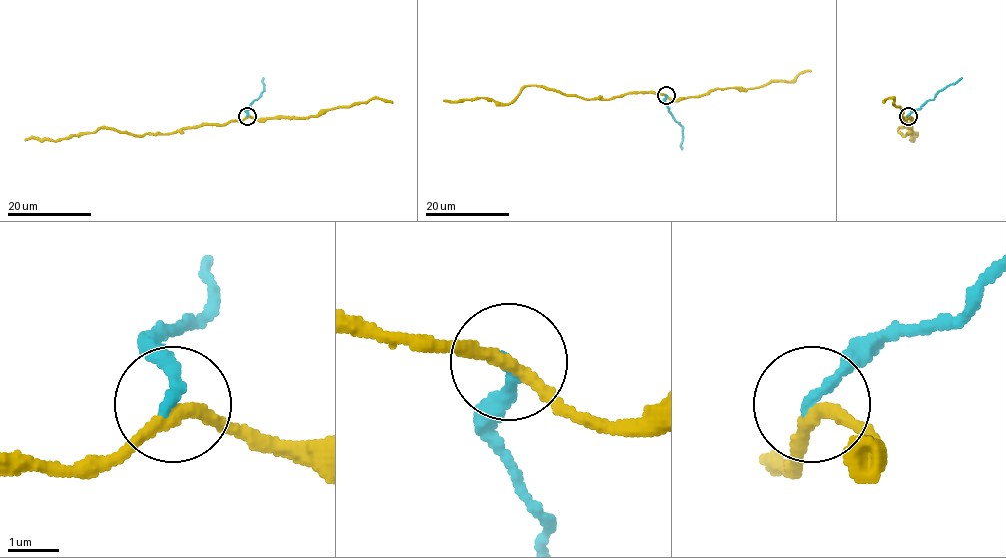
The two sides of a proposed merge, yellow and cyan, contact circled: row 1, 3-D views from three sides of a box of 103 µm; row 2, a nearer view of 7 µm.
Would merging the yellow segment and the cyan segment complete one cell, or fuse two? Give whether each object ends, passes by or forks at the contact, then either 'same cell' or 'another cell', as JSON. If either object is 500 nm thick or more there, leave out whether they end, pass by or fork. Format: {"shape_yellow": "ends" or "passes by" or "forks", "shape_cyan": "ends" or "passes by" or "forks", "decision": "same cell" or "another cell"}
{"shape_yellow": "passes by", "shape_cyan": "ends", "decision": "another cell"}

